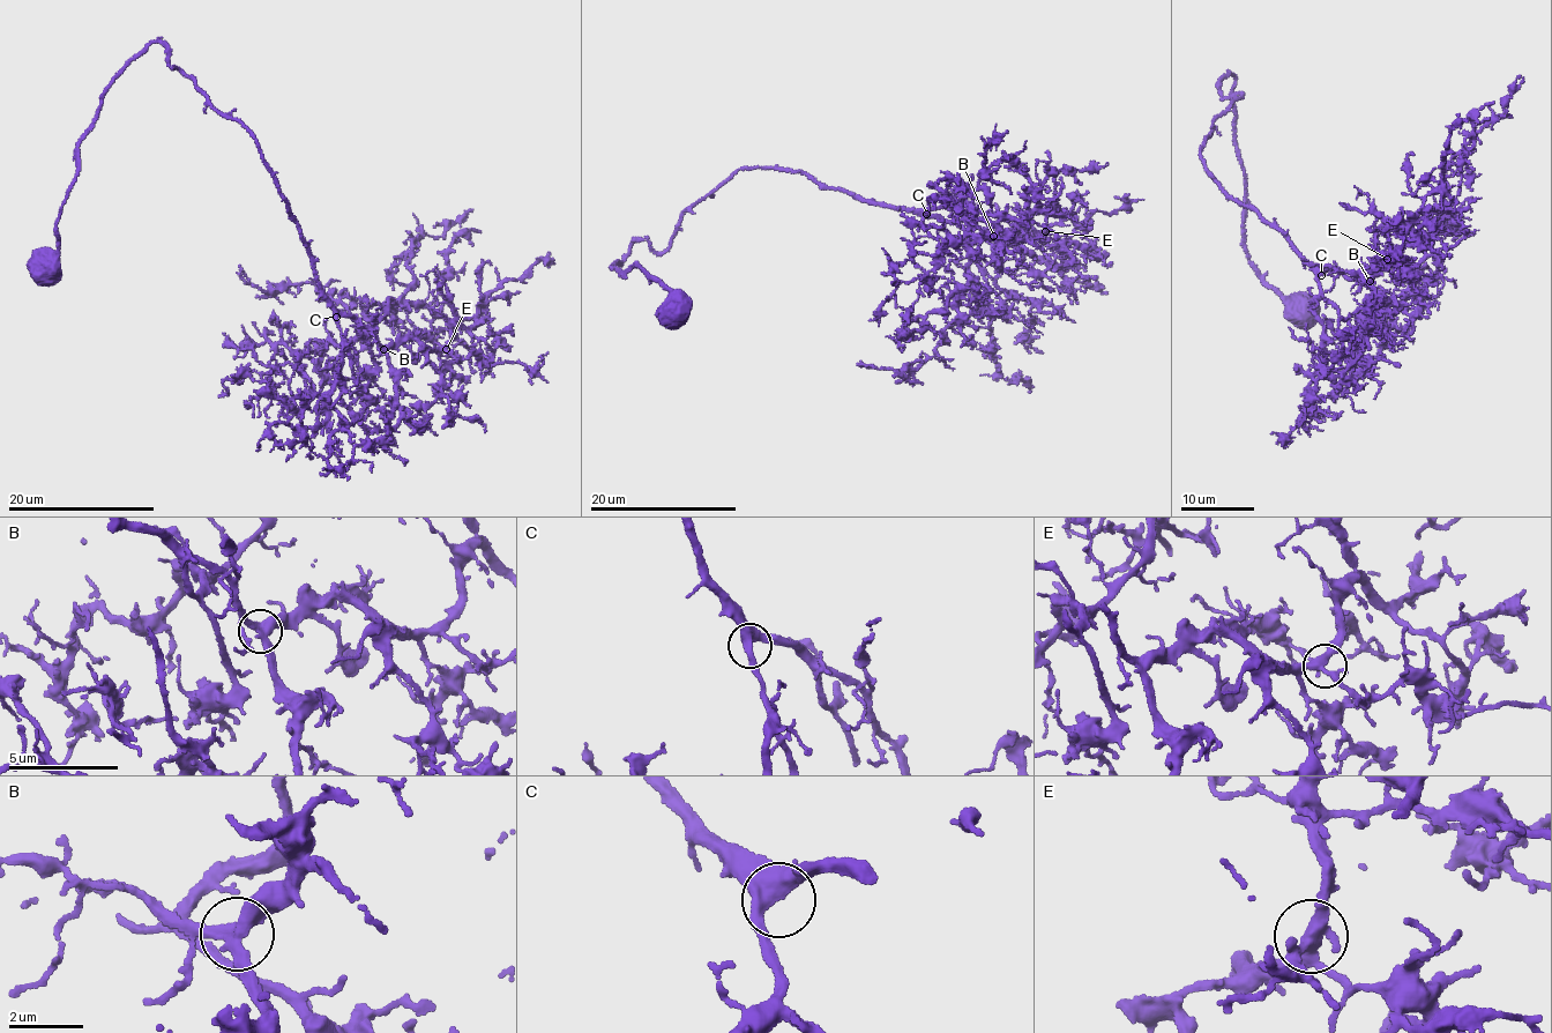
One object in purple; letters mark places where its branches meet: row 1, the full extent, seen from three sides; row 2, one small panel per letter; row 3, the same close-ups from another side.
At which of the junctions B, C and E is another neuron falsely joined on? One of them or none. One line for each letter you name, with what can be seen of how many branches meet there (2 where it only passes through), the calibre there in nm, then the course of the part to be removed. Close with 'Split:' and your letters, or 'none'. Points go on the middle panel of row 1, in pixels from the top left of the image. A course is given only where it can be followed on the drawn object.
Split: none

